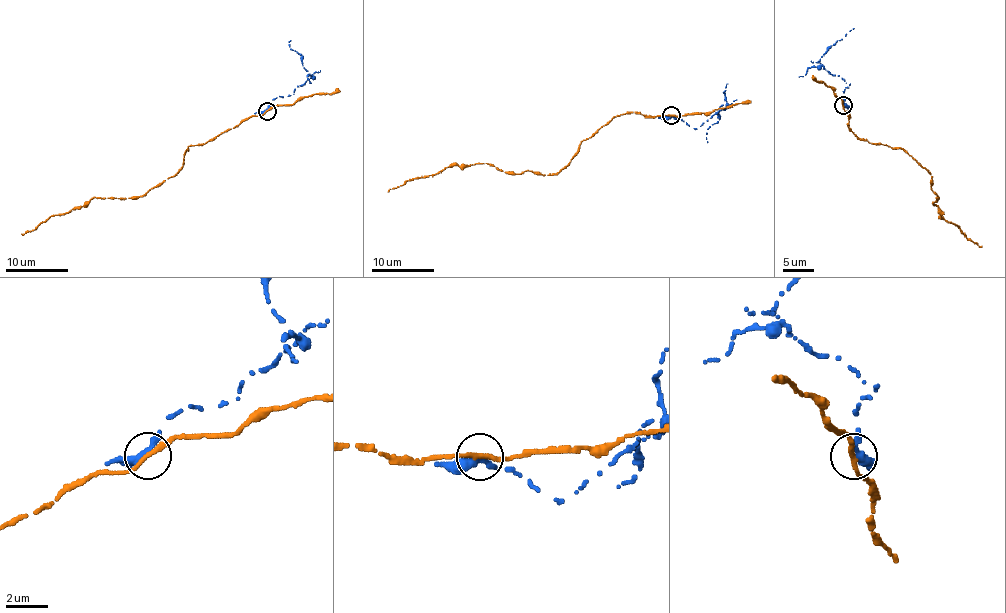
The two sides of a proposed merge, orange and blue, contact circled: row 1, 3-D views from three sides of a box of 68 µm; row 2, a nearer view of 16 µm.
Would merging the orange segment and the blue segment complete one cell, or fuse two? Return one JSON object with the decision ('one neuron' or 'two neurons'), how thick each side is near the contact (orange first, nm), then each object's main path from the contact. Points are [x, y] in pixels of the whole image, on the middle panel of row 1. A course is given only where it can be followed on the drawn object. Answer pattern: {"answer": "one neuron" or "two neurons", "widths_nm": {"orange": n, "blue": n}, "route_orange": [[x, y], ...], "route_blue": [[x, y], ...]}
{"answer": "two neurons", "widths_nm": {"orange": 240, "blue": 320}, "route_orange": [[672, 116], [629, 111], [614, 117], [550, 175], [509, 174], [488, 163], [450, 165], [387, 191]], "route_blue": [[670, 116], [696, 129], [726, 108], [722, 105], [719, 108], [719, 119], [708, 129], [707, 143]]}

